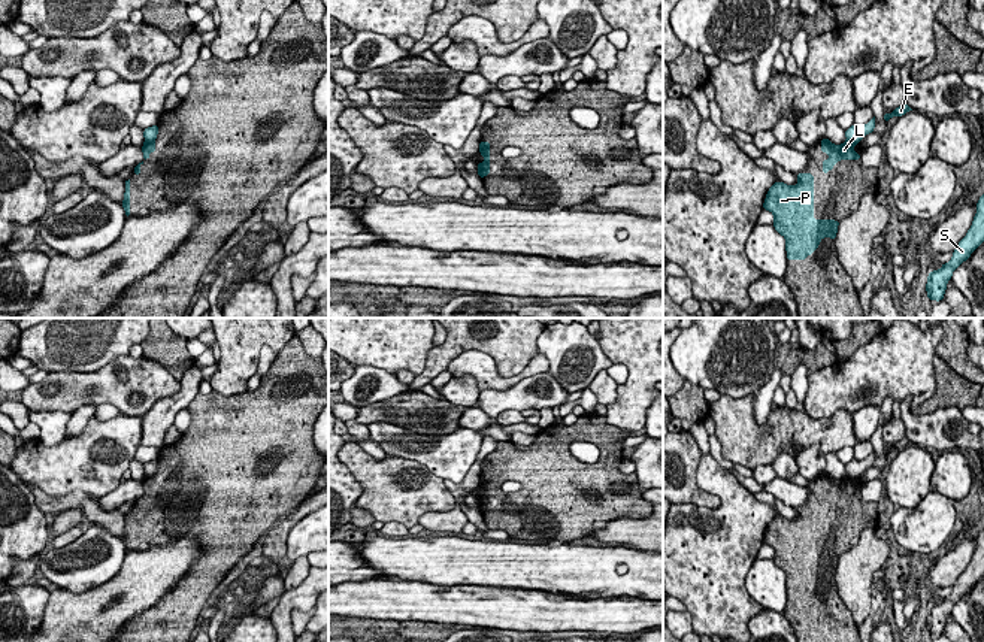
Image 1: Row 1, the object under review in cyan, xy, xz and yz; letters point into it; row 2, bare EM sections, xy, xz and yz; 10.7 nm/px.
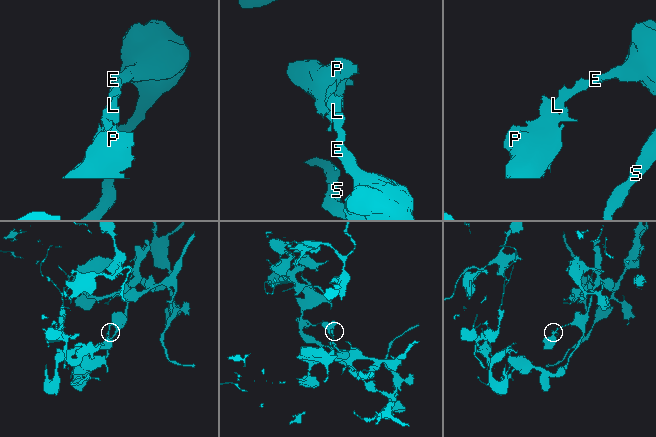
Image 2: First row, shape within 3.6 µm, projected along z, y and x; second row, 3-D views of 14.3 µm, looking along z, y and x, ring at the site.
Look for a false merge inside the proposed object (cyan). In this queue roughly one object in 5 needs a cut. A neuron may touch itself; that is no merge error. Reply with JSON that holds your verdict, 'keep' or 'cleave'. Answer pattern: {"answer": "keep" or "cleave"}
{"answer": "cleave"}

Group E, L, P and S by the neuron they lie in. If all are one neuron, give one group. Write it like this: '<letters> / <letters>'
E S / L P

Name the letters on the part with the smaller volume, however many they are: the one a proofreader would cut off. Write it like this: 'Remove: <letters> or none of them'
Remove: L, P

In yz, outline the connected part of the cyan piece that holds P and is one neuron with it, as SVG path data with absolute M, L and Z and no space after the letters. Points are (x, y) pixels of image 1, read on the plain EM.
M796 509L799 515L793 521L773 517L763 543L773 548L773 561L785 572L787 594L806 594L821 573L836 573L841 555L814 552L814 509Z

